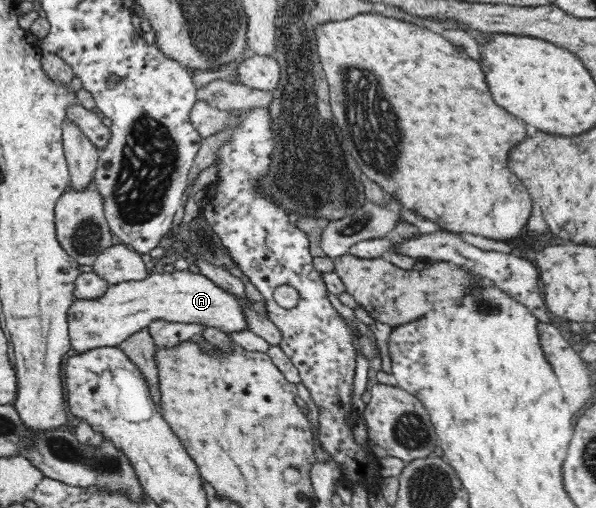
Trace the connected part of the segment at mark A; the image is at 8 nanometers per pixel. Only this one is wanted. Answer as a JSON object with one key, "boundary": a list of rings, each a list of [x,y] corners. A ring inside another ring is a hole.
{"boundary":[[[191,271],[148,274],[145,279],[109,284],[107,291],[97,299],[74,297],[68,309],[70,347],[78,354],[96,347],[115,347],[130,335],[157,320],[185,324],[203,324],[226,334],[248,330],[243,318],[243,304],[223,291],[203,274]]]}

